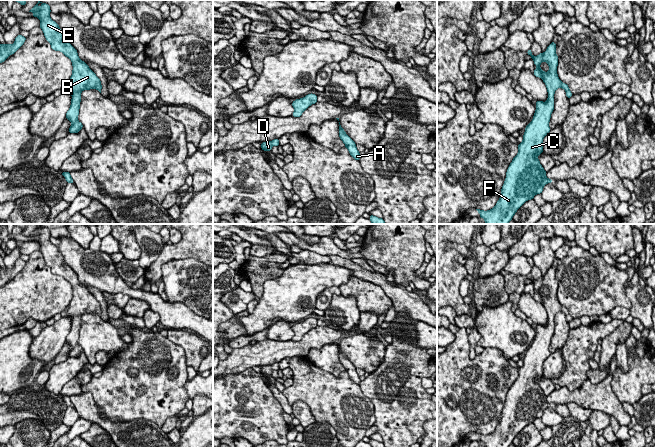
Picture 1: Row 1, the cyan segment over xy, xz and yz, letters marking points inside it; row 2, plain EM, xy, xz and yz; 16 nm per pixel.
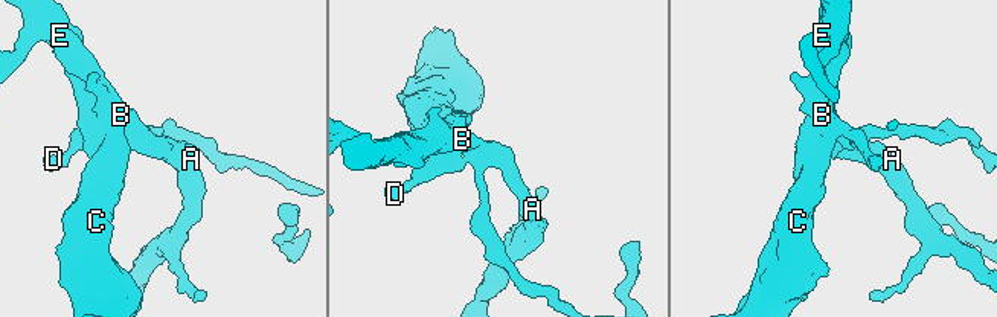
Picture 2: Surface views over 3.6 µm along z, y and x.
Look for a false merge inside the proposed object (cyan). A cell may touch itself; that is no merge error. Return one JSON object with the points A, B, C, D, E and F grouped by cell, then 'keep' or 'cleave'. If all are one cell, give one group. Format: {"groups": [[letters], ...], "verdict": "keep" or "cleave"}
{"groups": [["A", "B", "C", "D", "E", "F"]], "verdict": "keep"}

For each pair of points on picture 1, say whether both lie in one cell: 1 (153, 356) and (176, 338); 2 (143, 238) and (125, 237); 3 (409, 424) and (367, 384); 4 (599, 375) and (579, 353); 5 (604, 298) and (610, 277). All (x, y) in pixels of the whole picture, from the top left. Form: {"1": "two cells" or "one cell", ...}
{"1": "two cells", "2": "two cells", "3": "one cell", "4": "two cells", "5": "one cell"}

